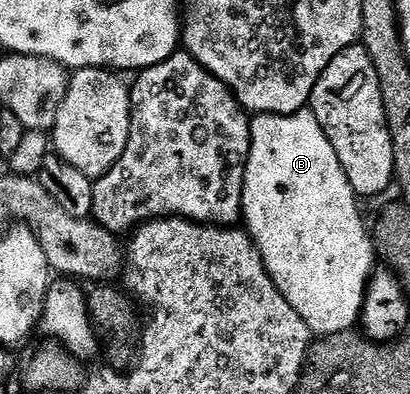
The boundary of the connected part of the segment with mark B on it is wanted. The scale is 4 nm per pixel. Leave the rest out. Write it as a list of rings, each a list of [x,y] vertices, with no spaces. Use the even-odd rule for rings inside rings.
[[[310,108],[296,114],[256,114],[251,118],[251,151],[243,181],[241,218],[244,223],[247,221],[245,229],[261,252],[273,284],[293,304],[293,312],[305,320],[312,335],[340,334],[360,321],[377,255],[368,223],[366,226],[359,215],[358,204],[349,176],[345,176],[341,160],[337,160],[337,152],[329,144],[329,136],[325,136]]]

